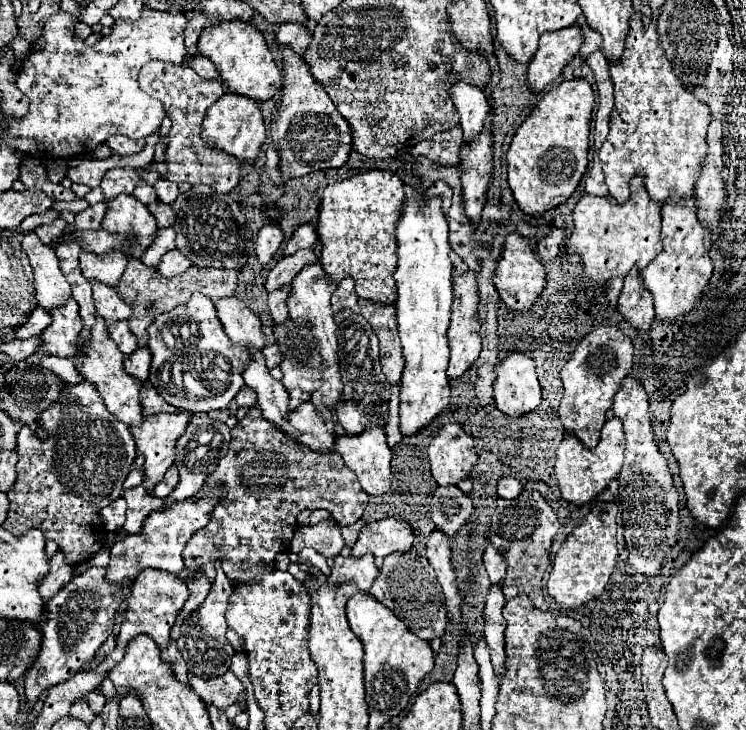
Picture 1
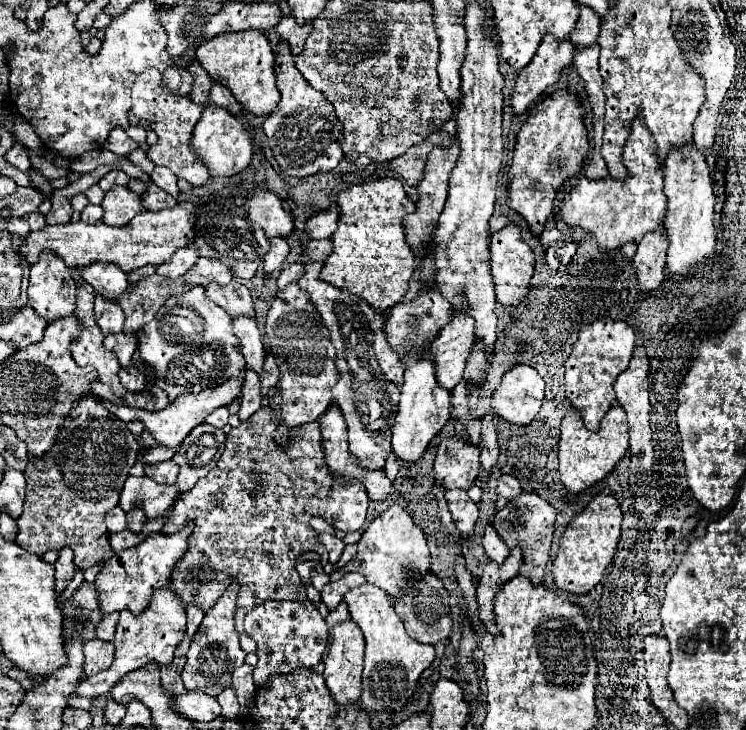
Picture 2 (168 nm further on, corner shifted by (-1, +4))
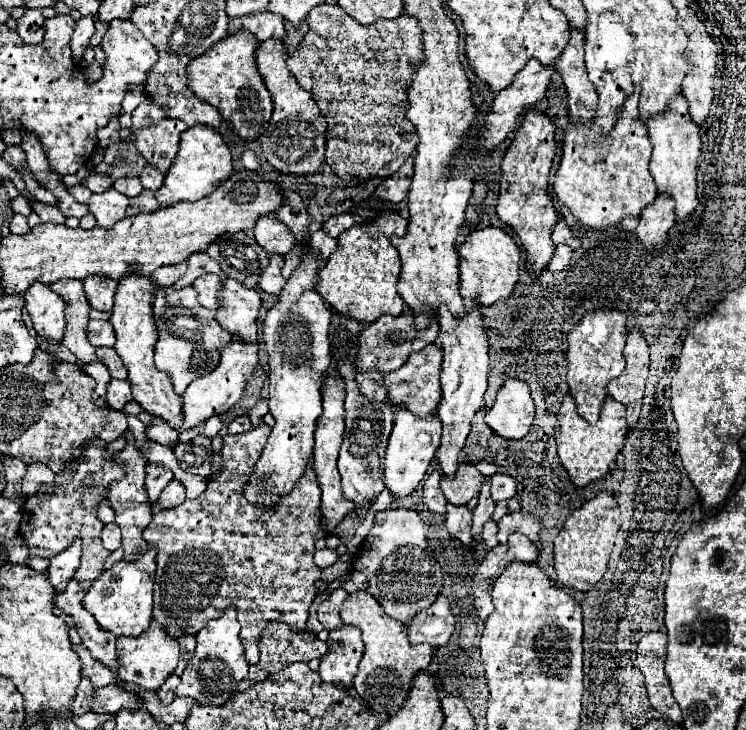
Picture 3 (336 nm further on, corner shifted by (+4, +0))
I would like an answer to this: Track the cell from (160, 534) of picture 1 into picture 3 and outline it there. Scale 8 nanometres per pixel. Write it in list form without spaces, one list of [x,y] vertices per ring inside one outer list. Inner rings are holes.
[[[149,549],[141,559],[127,563],[119,561],[109,571],[93,581],[93,587],[83,599],[83,607],[95,617],[103,631],[111,631],[115,637],[141,635],[149,629],[153,609],[153,579],[155,579],[155,551]]]

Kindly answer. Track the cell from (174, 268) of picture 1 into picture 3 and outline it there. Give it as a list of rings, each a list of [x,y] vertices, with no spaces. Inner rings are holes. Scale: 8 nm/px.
[[[181,261],[177,265],[167,265],[167,267],[161,267],[157,271],[153,271],[153,281],[159,285],[159,287],[171,287],[173,283],[177,283],[177,279],[187,271],[187,263]]]

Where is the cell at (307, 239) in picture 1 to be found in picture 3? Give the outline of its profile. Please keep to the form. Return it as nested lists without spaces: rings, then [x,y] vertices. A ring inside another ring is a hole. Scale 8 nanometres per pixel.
[[[343,213],[343,215],[333,215],[329,221],[323,223],[323,231],[329,233],[331,237],[339,237],[345,229],[363,223],[365,219],[361,215],[353,215],[353,213]]]

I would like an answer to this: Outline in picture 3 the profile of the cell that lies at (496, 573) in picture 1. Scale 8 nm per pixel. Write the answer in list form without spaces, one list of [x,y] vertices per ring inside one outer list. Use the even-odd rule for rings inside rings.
[[[489,519],[483,527],[483,541],[485,541],[487,549],[493,549],[493,547],[499,545],[499,541],[497,541],[497,523],[493,519]]]

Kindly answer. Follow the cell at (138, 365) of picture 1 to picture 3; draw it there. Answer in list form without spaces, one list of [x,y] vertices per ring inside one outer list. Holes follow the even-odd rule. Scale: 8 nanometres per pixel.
[[[111,379],[109,383],[109,389],[107,389],[107,405],[115,411],[121,411],[125,403],[129,403],[133,399],[131,395],[131,385],[129,381],[117,381],[117,379]]]

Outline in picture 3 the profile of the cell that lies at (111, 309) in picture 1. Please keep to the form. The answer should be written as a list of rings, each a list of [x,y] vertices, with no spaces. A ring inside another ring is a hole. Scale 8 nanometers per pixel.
[[[89,321],[87,339],[93,347],[113,347],[115,345],[115,331],[109,321]]]

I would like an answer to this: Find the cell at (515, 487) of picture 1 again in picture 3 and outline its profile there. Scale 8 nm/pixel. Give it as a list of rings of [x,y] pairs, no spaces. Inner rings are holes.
[[[491,475],[491,497],[493,501],[505,501],[515,495],[515,479],[511,475]]]

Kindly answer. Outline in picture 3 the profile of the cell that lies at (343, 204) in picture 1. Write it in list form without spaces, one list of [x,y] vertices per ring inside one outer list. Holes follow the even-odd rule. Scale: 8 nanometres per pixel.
[[[383,211],[379,217],[341,233],[337,251],[319,273],[317,293],[335,313],[361,323],[373,323],[381,315],[401,315],[403,299],[395,289],[401,273],[401,261],[397,249],[391,245],[391,237],[405,237],[405,233],[407,221],[393,211]]]

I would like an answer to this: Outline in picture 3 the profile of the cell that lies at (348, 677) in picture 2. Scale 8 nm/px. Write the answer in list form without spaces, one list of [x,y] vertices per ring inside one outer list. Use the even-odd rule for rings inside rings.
[[[343,625],[329,633],[327,653],[321,657],[319,673],[327,683],[339,683],[345,689],[353,685],[353,677],[357,673],[357,665],[363,657],[363,639],[359,629],[351,629],[351,625]]]

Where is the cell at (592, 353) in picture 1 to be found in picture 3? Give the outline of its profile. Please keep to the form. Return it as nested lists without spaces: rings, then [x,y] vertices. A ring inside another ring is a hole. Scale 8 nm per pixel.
[[[599,309],[595,313],[587,313],[567,335],[569,393],[577,401],[579,415],[583,419],[587,419],[589,423],[597,423],[597,419],[599,419],[601,405],[607,397],[607,383],[611,379],[615,379],[617,375],[621,375],[625,369],[625,359],[623,359],[625,339],[627,339],[625,315],[615,309]]]

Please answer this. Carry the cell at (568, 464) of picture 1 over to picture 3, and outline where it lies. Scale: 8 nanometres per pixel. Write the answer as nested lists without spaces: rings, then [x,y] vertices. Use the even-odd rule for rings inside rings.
[[[567,395],[565,401],[561,403],[559,413],[557,413],[555,439],[557,439],[557,451],[559,451],[561,463],[567,469],[571,481],[577,487],[585,487],[591,481],[601,479],[611,469],[611,465],[615,463],[617,453],[623,449],[627,431],[629,429],[627,429],[627,421],[625,421],[625,405],[623,403],[617,403],[615,399],[607,397],[607,401],[601,407],[599,423],[591,425],[583,417],[577,415],[575,401],[571,395]]]

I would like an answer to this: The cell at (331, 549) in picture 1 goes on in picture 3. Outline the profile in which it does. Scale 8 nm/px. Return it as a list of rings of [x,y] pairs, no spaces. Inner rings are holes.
[[[321,549],[315,553],[315,565],[319,569],[325,569],[325,567],[331,567],[333,563],[337,561],[337,553],[333,549]]]

